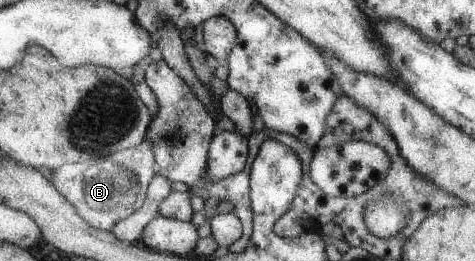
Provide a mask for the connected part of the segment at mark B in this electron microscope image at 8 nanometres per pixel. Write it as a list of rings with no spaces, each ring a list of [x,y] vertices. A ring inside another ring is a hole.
[[[144,140],[134,148],[105,157],[88,159],[83,163],[63,164],[51,171],[51,183],[92,228],[111,232],[117,222],[126,219],[144,204],[148,183],[157,169],[151,142]]]

